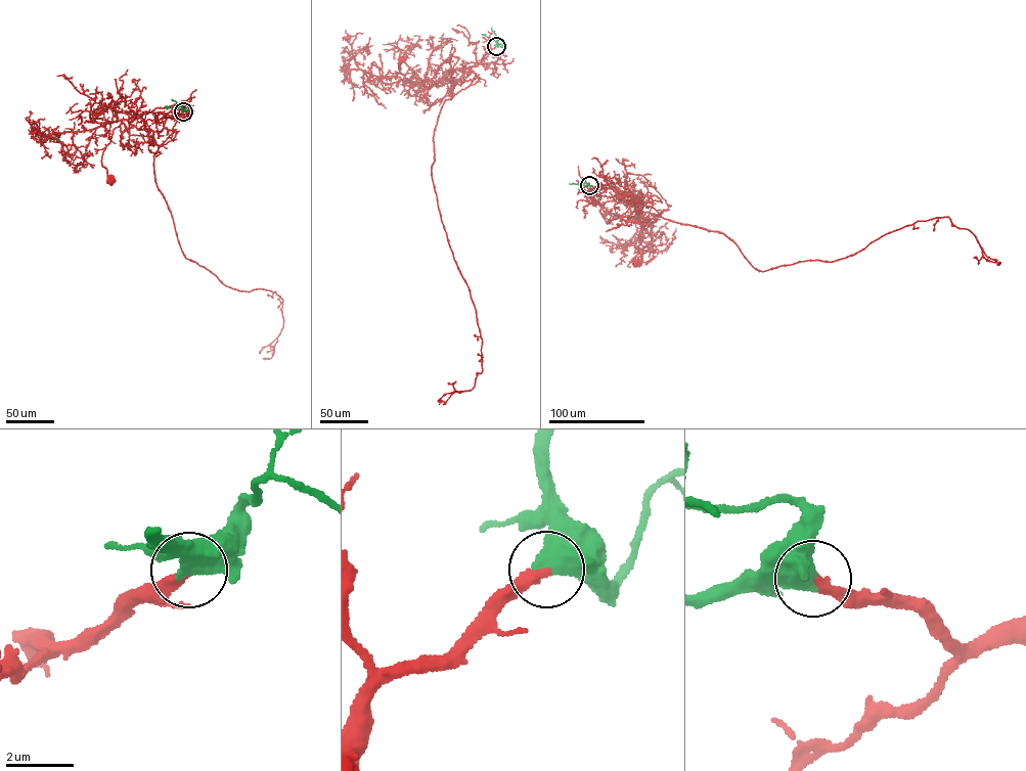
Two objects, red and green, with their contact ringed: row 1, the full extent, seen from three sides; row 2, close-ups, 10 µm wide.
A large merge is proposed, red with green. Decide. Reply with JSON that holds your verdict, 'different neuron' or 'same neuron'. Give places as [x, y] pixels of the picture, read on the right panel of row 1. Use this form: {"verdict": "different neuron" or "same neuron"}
{"verdict": "same neuron"}

